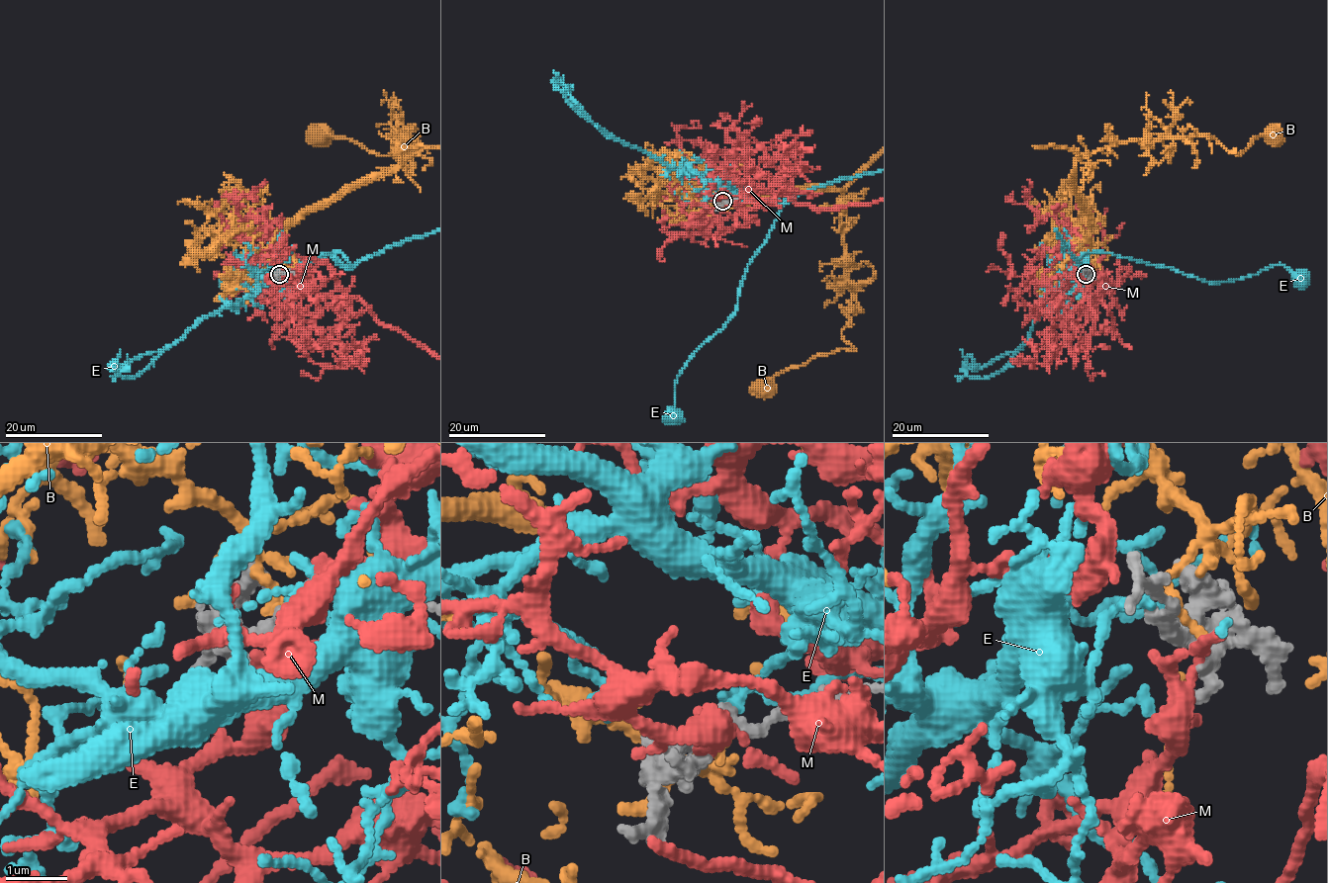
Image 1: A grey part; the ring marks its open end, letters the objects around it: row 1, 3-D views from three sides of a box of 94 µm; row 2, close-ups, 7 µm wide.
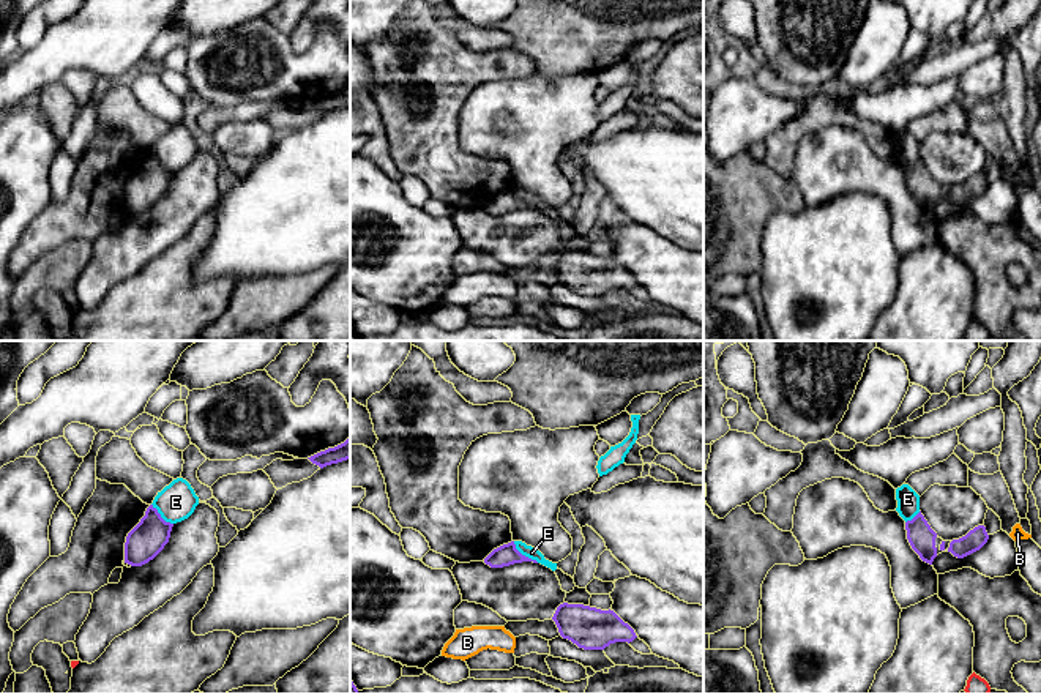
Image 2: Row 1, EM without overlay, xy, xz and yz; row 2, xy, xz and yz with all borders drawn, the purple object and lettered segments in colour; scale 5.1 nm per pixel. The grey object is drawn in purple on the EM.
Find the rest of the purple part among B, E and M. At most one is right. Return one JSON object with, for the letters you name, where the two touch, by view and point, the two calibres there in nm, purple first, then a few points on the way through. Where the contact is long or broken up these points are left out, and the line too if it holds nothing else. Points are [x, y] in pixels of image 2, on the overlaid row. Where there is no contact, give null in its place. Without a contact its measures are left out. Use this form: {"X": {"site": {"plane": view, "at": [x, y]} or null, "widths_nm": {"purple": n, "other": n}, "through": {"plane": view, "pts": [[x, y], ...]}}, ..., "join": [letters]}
{"join": []}

